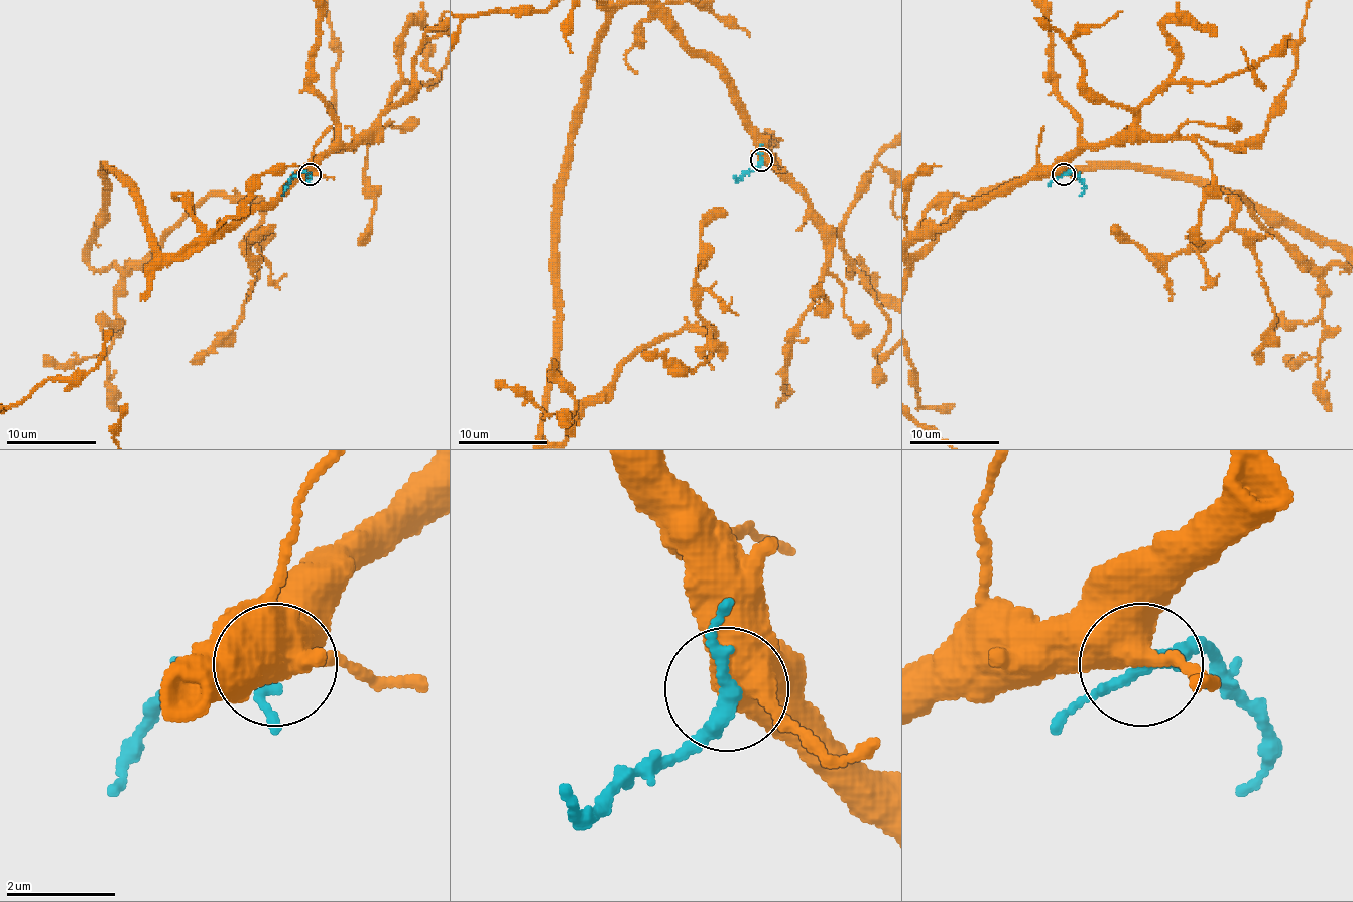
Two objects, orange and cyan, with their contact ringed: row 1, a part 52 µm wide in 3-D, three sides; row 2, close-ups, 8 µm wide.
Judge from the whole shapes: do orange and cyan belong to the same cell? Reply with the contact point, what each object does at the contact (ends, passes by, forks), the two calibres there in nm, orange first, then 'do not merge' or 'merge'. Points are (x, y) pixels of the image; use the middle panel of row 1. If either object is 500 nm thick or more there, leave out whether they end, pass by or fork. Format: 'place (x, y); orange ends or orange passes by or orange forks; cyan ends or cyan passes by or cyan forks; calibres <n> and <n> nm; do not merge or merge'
place (761, 159); calibres 600 and 280 nm; do not merge

